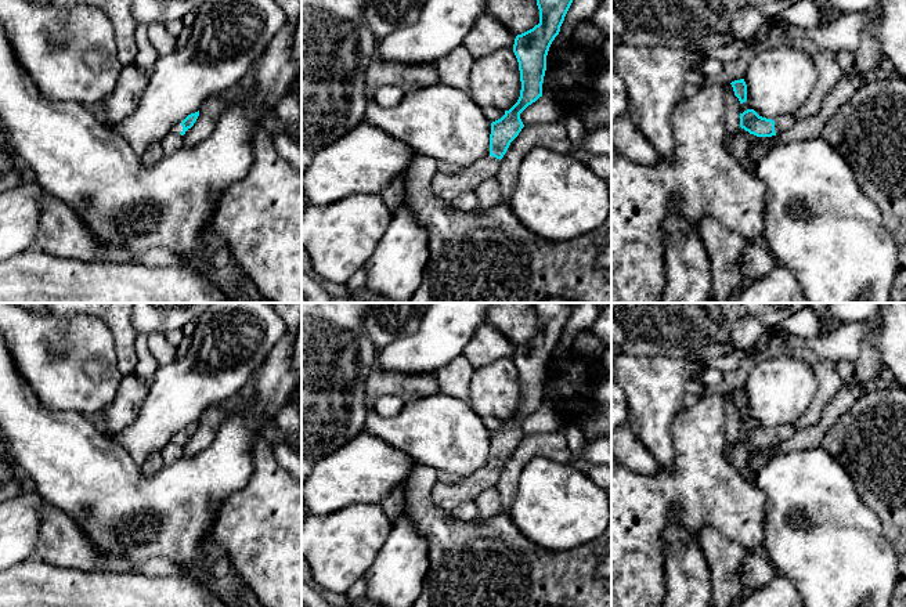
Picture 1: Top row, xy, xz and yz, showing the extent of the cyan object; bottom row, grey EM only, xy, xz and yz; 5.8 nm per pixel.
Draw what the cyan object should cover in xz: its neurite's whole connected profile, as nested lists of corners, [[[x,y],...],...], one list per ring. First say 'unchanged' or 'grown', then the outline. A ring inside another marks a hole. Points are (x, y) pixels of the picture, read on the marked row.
grown; [[[537,0],[539,24],[517,35],[513,44],[521,82],[517,102],[509,111],[505,111],[501,119],[491,123],[490,155],[463,167],[459,174],[436,173],[432,178],[434,195],[451,202],[461,192],[476,189],[481,181],[498,173],[501,159],[524,127],[520,113],[542,97],[546,55],[560,32],[571,3],[573,0]]]

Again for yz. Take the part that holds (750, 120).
grown; [[[754,109],[740,113],[740,127],[757,137],[772,137],[794,126],[797,118],[794,113],[783,115],[776,120],[759,116]]]

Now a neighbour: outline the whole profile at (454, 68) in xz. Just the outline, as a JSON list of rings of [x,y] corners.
[[[463,46],[456,47],[450,54],[434,62],[440,83],[465,91],[470,97],[469,73],[474,58]]]

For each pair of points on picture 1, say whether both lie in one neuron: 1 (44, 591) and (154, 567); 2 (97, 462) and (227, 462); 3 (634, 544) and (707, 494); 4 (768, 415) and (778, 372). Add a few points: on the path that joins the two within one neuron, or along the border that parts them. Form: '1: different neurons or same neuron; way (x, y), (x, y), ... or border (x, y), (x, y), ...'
1: different neurons; border (93, 570), (156, 577)
2: same neuron; way (129, 492), (188, 492), (195, 487)
3: same neuron; way (645, 523), (674, 494), (686, 494)
4: same neuron; way (771, 404), (778, 394), (778, 383)

